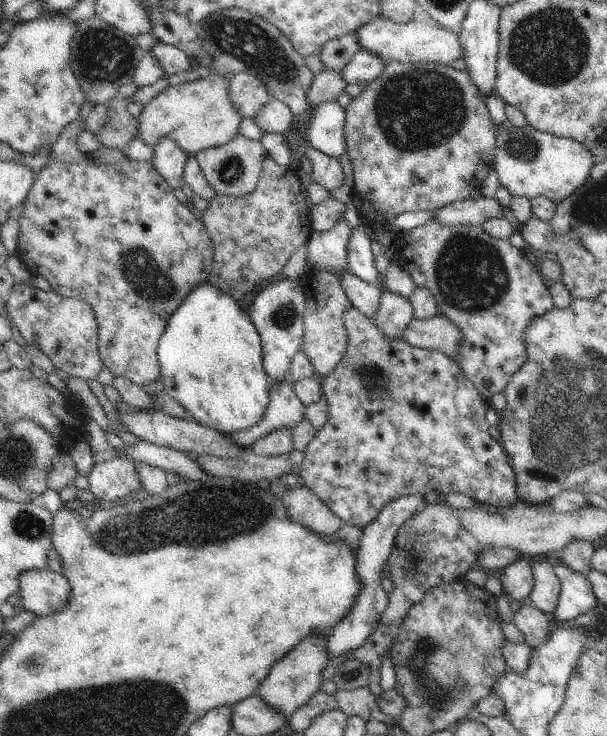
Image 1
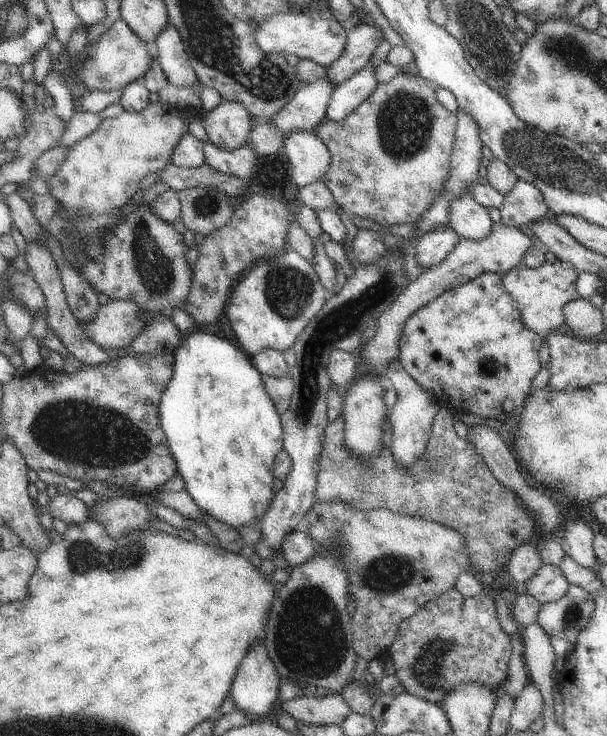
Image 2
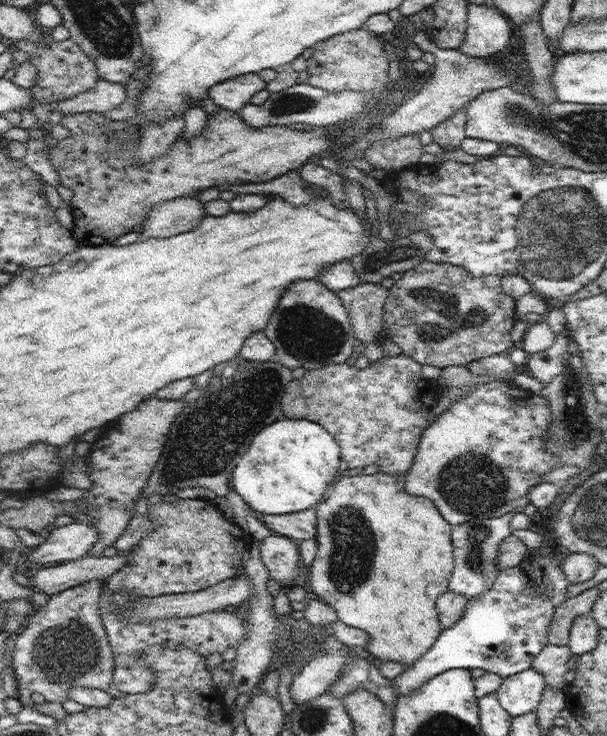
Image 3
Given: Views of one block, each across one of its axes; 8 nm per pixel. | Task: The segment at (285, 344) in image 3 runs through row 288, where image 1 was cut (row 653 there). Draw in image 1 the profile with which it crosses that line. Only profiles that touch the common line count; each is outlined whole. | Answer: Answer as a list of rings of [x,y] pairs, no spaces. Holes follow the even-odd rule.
[[[312,634],[304,638],[304,642],[296,644],[294,650],[290,650],[284,658],[276,661],[255,694],[260,695],[260,698],[263,698],[270,706],[290,718],[295,710],[304,706],[320,690],[324,669],[330,662],[327,642],[328,636],[324,635]]]

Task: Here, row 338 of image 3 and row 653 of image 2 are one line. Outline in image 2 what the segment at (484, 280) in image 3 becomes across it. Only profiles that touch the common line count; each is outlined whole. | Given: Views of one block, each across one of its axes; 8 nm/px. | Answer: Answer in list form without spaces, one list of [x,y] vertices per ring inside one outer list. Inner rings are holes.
[[[456,589],[444,591],[438,598],[427,602],[410,618],[403,620],[395,634],[394,642],[386,650],[394,661],[396,676],[406,692],[439,703],[450,690],[464,683],[480,683],[489,689],[502,690],[508,674],[508,662],[512,654],[510,637],[502,628],[497,604],[487,594],[464,598]]]

